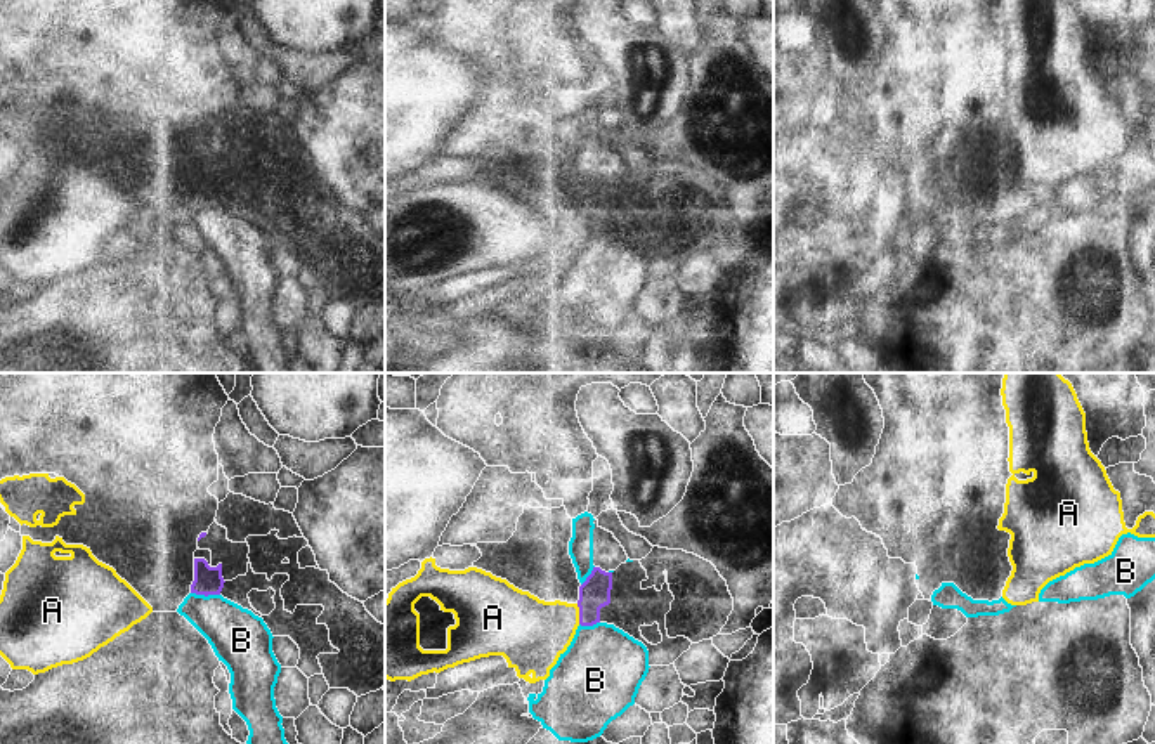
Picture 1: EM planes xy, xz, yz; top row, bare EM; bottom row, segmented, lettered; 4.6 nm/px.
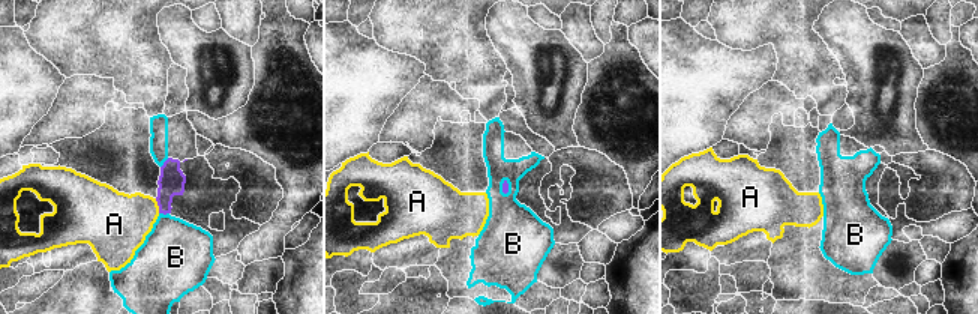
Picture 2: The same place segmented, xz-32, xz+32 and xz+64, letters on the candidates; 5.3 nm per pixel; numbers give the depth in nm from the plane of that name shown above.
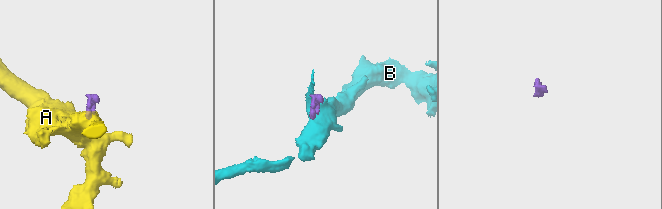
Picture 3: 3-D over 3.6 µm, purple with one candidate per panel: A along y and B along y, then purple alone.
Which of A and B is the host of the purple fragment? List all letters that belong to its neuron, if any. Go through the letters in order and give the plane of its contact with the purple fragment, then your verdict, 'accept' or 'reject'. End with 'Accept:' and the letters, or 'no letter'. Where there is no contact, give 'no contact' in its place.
A: xz | reject
B: xy | accept
Accept: B

